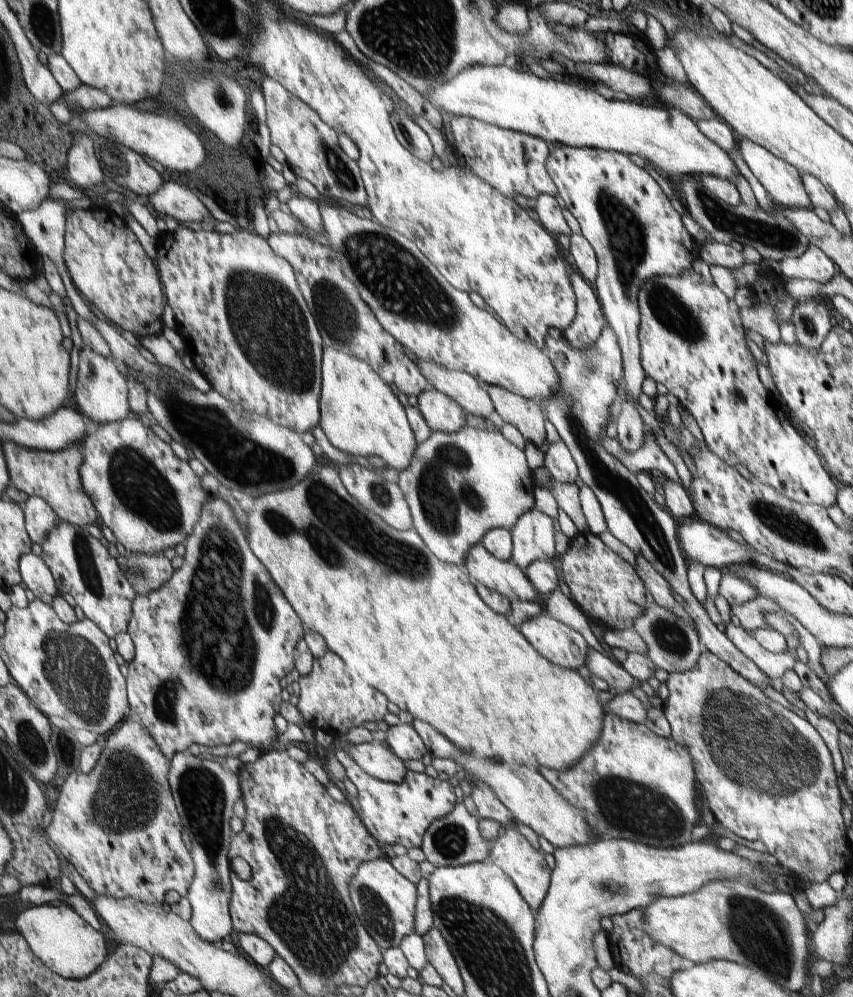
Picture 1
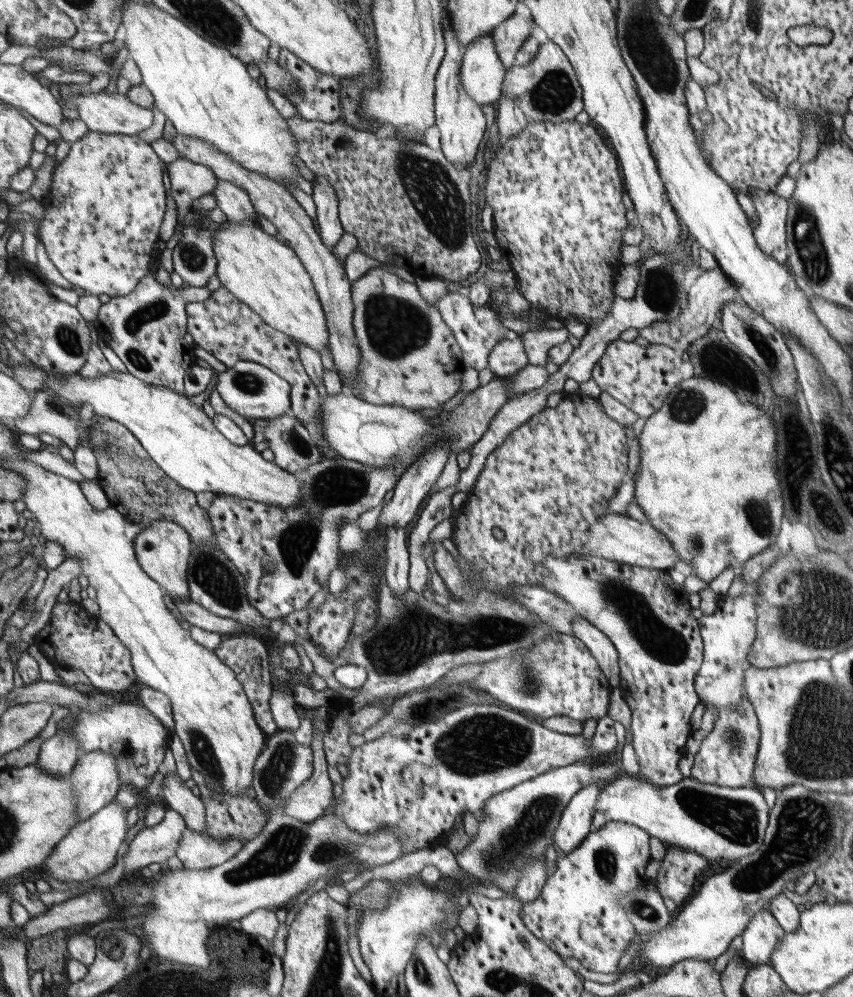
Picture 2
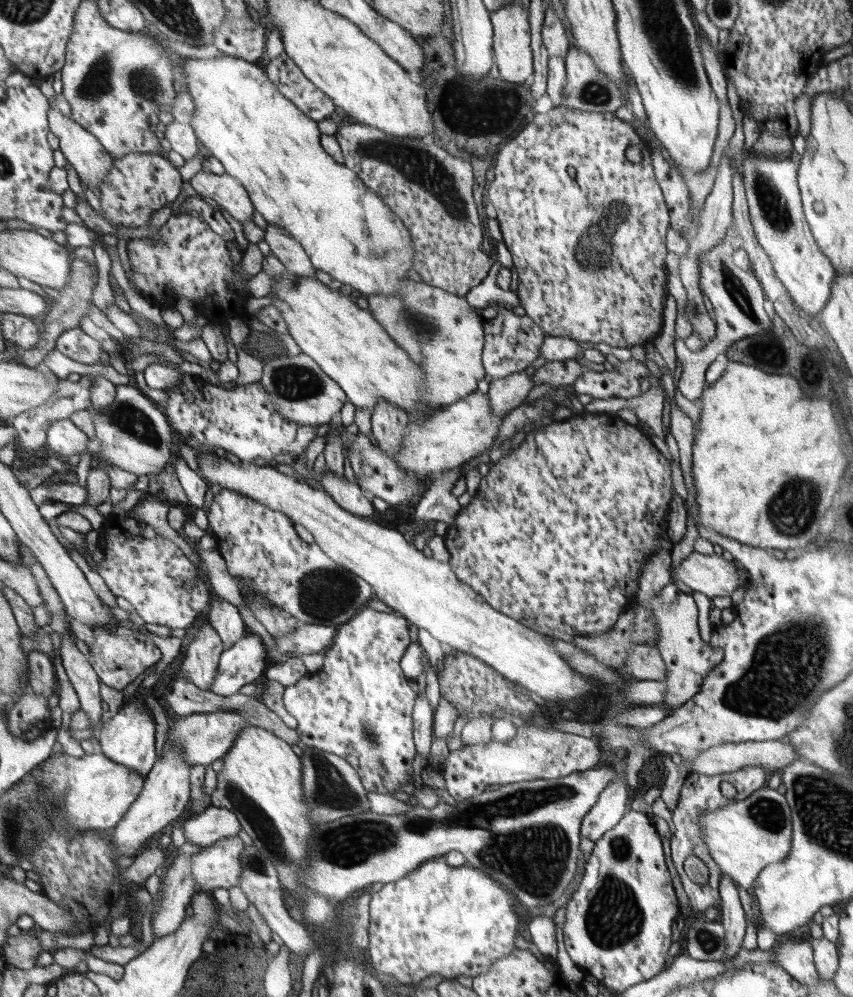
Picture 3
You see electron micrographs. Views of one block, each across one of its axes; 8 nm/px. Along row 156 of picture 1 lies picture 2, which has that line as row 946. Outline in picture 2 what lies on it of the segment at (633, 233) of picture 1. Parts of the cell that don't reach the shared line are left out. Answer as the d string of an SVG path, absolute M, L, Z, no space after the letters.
M611 820L603 824L599 830L591 830L589 836L575 848L573 852L565 854L563 858L557 858L557 868L553 874L545 878L545 884L539 892L539 896L529 902L521 904L519 918L525 924L525 928L541 940L553 954L559 958L573 958L579 960L579 964L587 970L601 972L601 974L615 974L619 958L627 952L629 944L637 936L635 926L629 924L627 916L623 916L623 910L619 908L619 898L629 896L629 892L639 890L649 880L645 878L645 866L651 860L649 858L649 834L641 830L639 826Z

